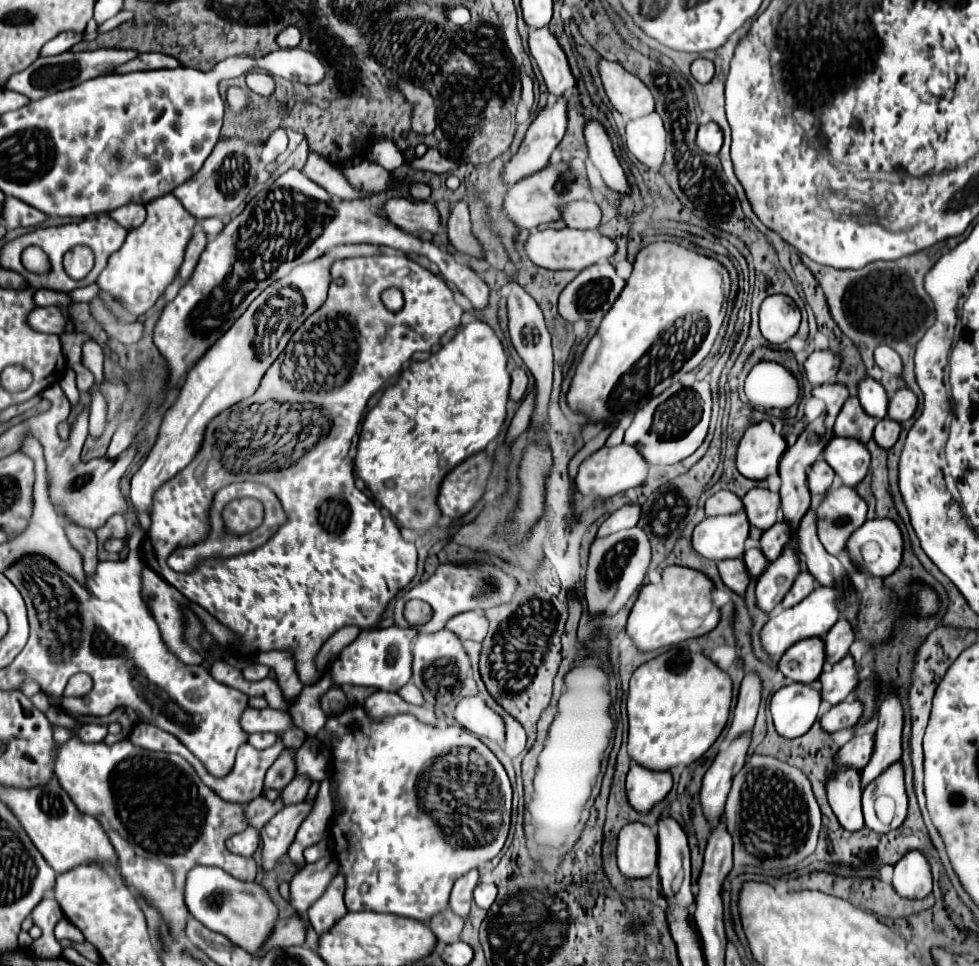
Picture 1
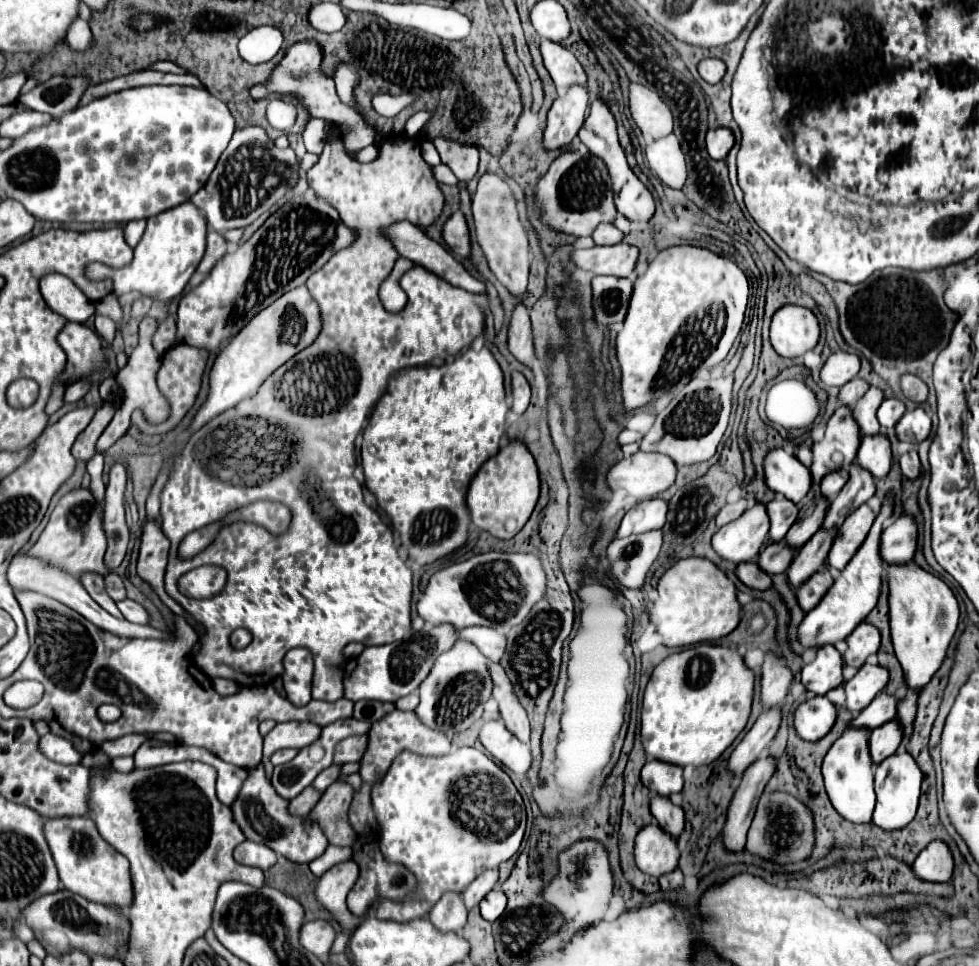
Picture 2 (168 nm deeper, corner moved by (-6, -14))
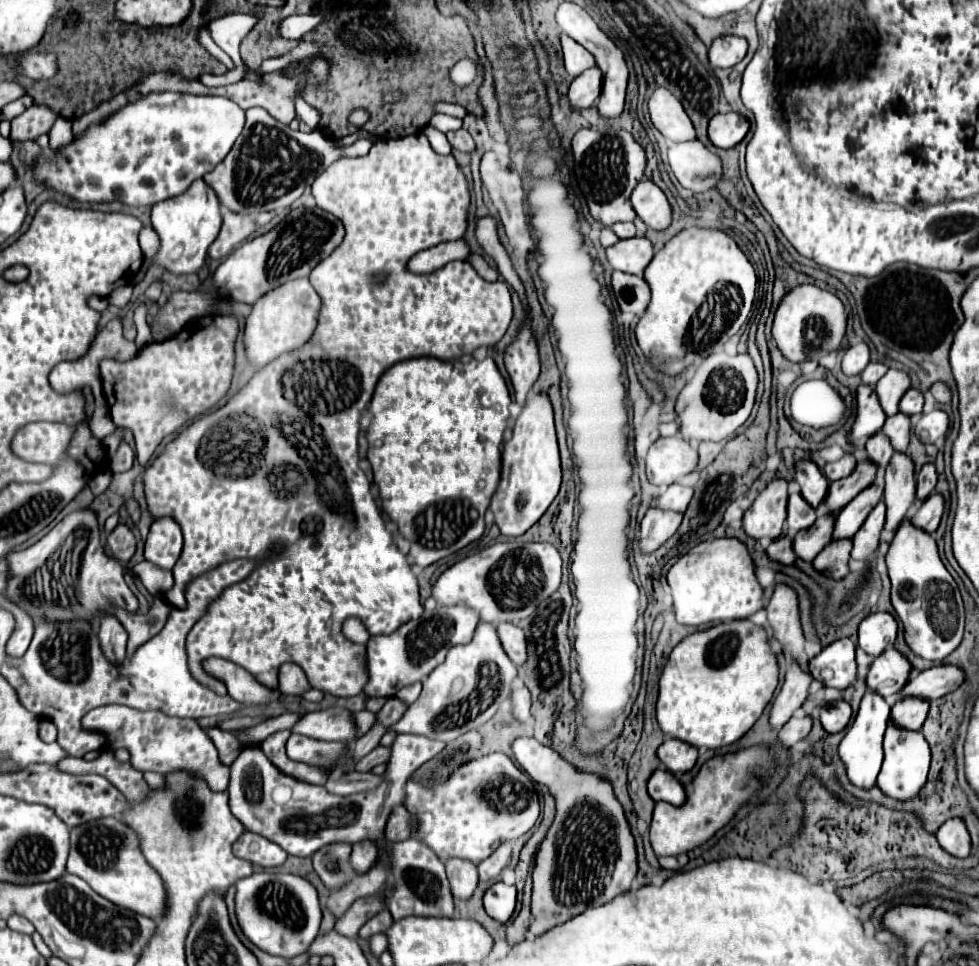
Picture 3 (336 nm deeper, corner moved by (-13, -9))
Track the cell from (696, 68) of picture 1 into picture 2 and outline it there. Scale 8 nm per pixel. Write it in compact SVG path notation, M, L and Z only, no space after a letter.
M707 57L699 63L699 75L707 81L707 83L719 83L725 75L725 63L717 57Z

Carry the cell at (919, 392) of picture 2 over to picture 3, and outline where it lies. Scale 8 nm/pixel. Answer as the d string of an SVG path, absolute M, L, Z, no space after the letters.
M936 382L936 384L932 384L930 386L930 394L938 400L938 402L942 402L942 404L946 404L946 402L950 402L950 388L946 386L946 384L942 384L942 382Z

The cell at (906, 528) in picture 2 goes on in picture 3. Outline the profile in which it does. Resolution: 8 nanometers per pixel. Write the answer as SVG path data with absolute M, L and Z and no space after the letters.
M930 494L922 506L910 516L910 524L912 526L918 526L922 530L928 530L928 534L932 534L938 524L940 524L940 518L942 518L942 510L944 510L944 500L940 494Z

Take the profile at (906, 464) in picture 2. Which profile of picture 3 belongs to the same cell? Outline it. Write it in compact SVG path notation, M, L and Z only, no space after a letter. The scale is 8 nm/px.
M932 462L924 464L922 470L918 472L918 486L916 486L916 494L920 496L920 500L924 500L936 486L936 468Z

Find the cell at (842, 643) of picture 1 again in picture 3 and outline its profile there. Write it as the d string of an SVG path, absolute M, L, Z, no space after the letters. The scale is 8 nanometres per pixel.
M886 612L868 614L858 628L858 646L870 656L878 656L890 644L894 644L896 634L898 634L898 624L890 614Z

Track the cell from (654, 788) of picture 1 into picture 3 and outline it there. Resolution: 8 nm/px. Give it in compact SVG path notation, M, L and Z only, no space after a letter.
M664 740L664 744L658 748L658 760L662 766L672 774L684 774L694 768L698 750L690 744L676 742L676 740Z

